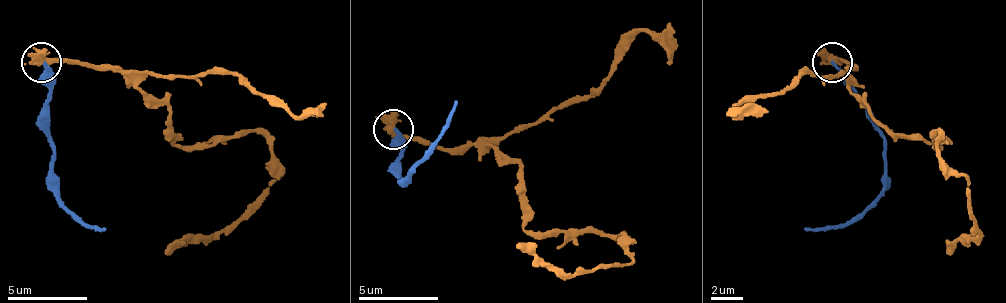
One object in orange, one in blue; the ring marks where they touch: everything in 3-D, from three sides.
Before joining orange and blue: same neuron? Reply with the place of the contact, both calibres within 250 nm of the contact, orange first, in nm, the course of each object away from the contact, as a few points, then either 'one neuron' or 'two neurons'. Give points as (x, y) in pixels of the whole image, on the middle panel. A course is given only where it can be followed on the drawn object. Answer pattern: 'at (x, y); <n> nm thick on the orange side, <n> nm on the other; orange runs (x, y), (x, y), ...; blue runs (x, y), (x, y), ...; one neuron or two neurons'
at (393, 129); 300 nm thick on the orange side, 240 nm on the other; orange runs (394, 130), (494, 146), (522, 169), (537, 233), (617, 233), (625, 265), (545, 269), (518, 241); blue runs (394, 130), (398, 173), (406, 181), (434, 146), (458, 102); two neurons

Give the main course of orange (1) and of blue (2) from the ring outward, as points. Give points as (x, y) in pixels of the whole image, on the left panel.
1: (42, 61), (118, 69), (186, 149), (266, 137), (274, 180), (218, 232), (166, 252)
2: (42, 61), (46, 133), (54, 141), (54, 188), (82, 220), (106, 228)

